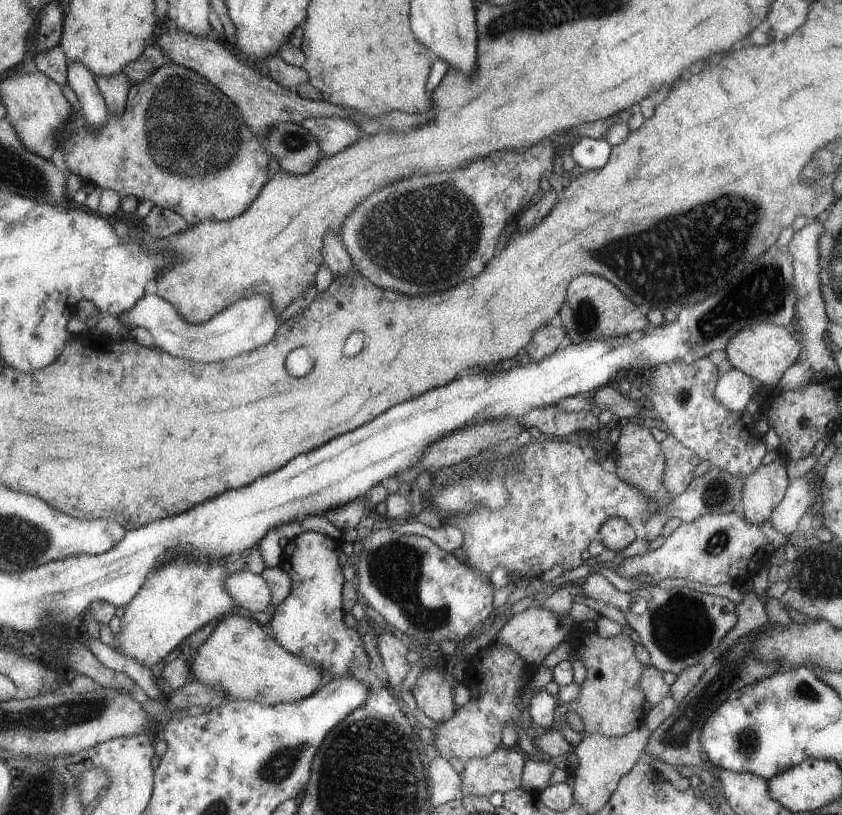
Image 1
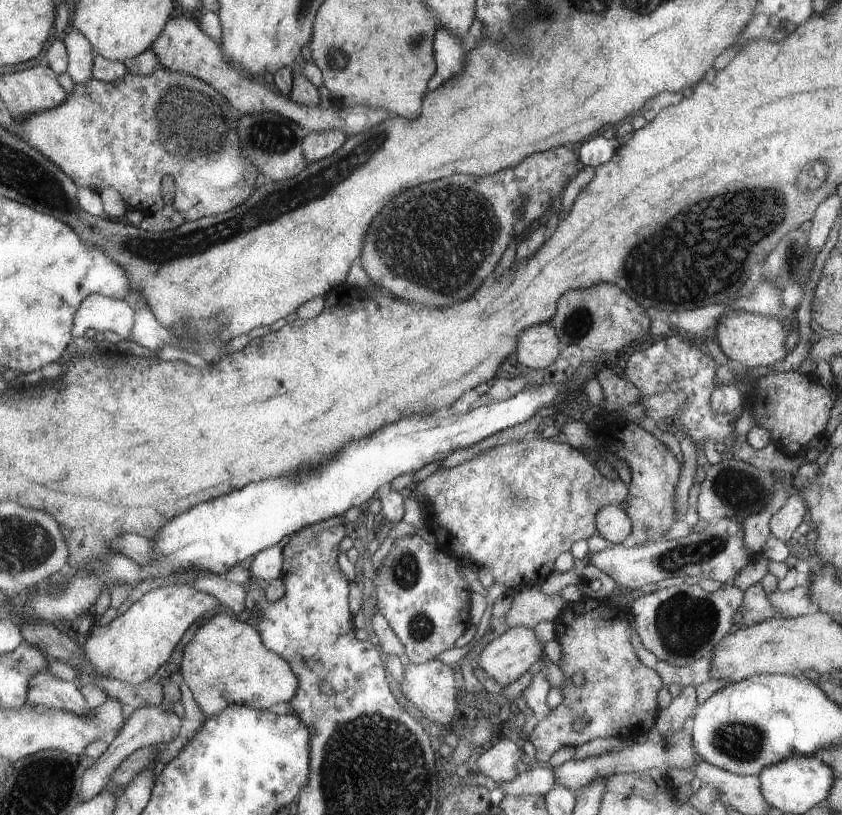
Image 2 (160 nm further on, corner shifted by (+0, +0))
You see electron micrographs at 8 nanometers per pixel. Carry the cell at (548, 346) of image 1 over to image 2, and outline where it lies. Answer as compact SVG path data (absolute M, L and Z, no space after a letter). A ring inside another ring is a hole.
M547 323L524 328L516 339L515 358L527 368L542 369L549 366L562 348L555 331Z

